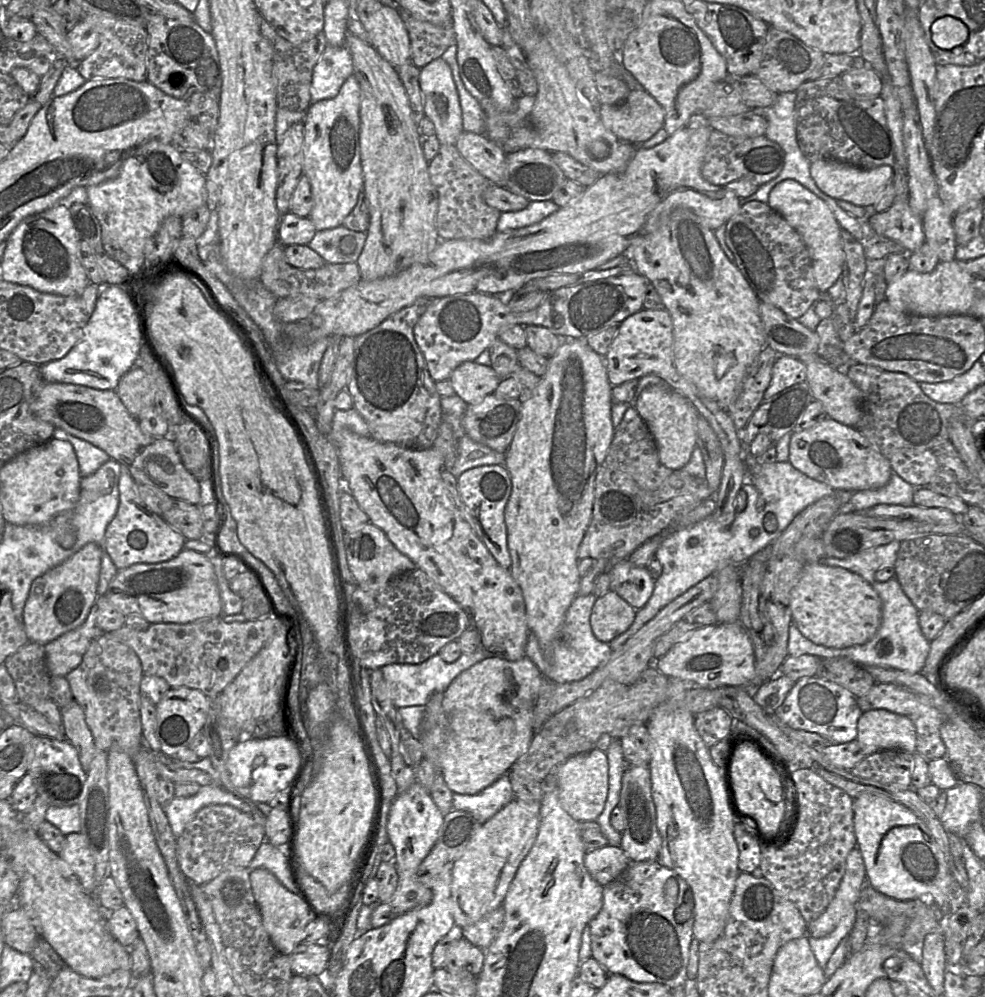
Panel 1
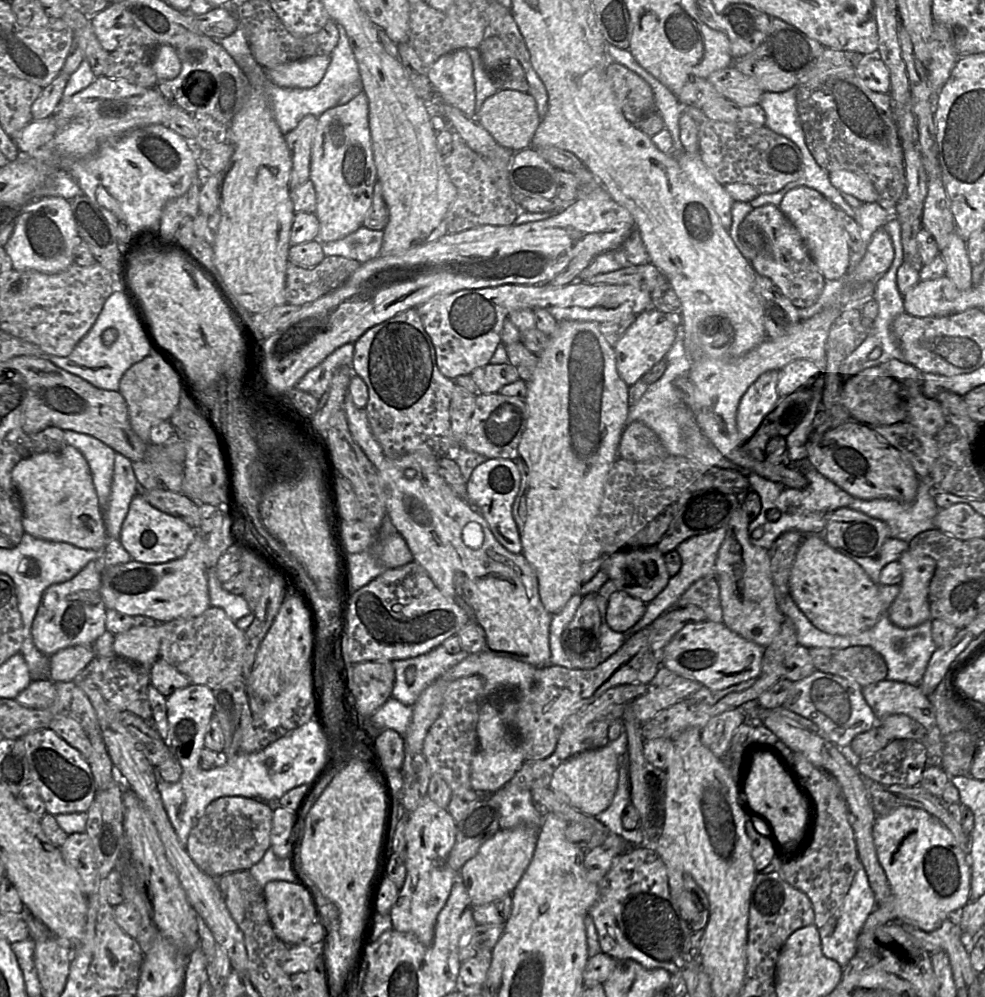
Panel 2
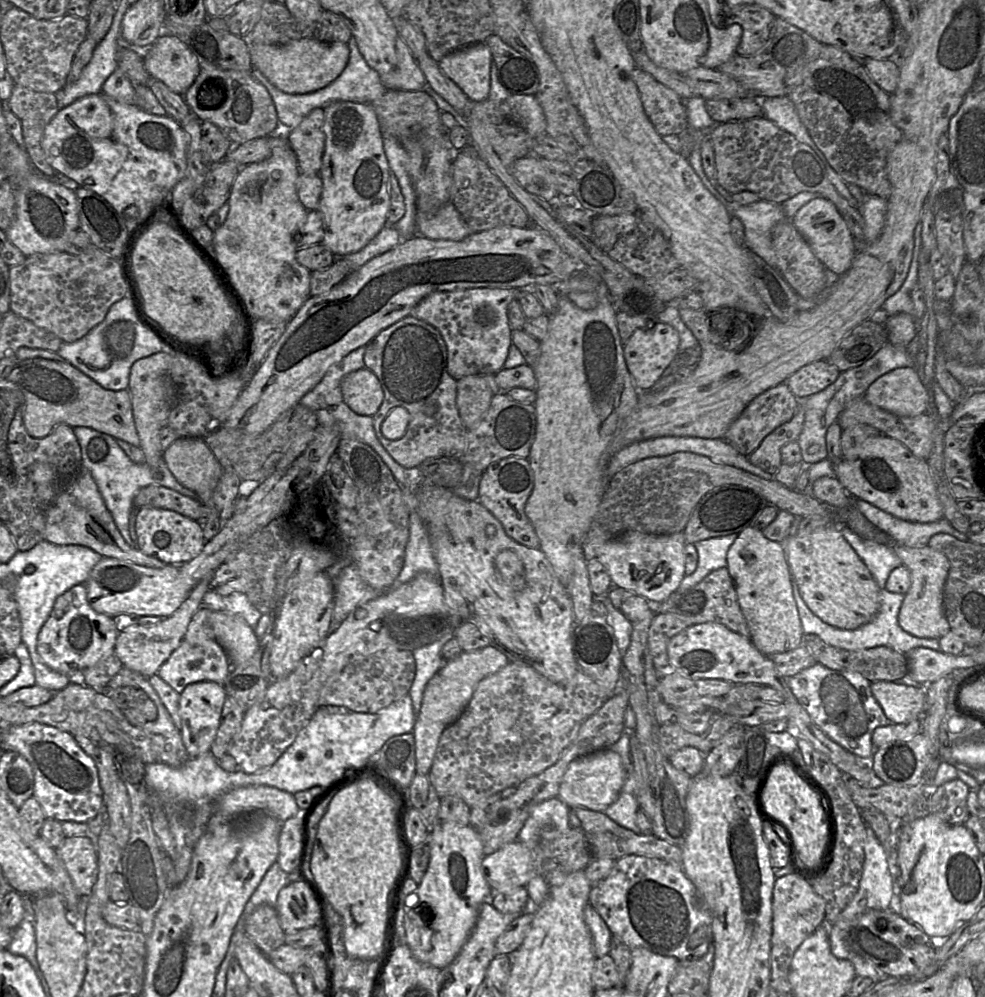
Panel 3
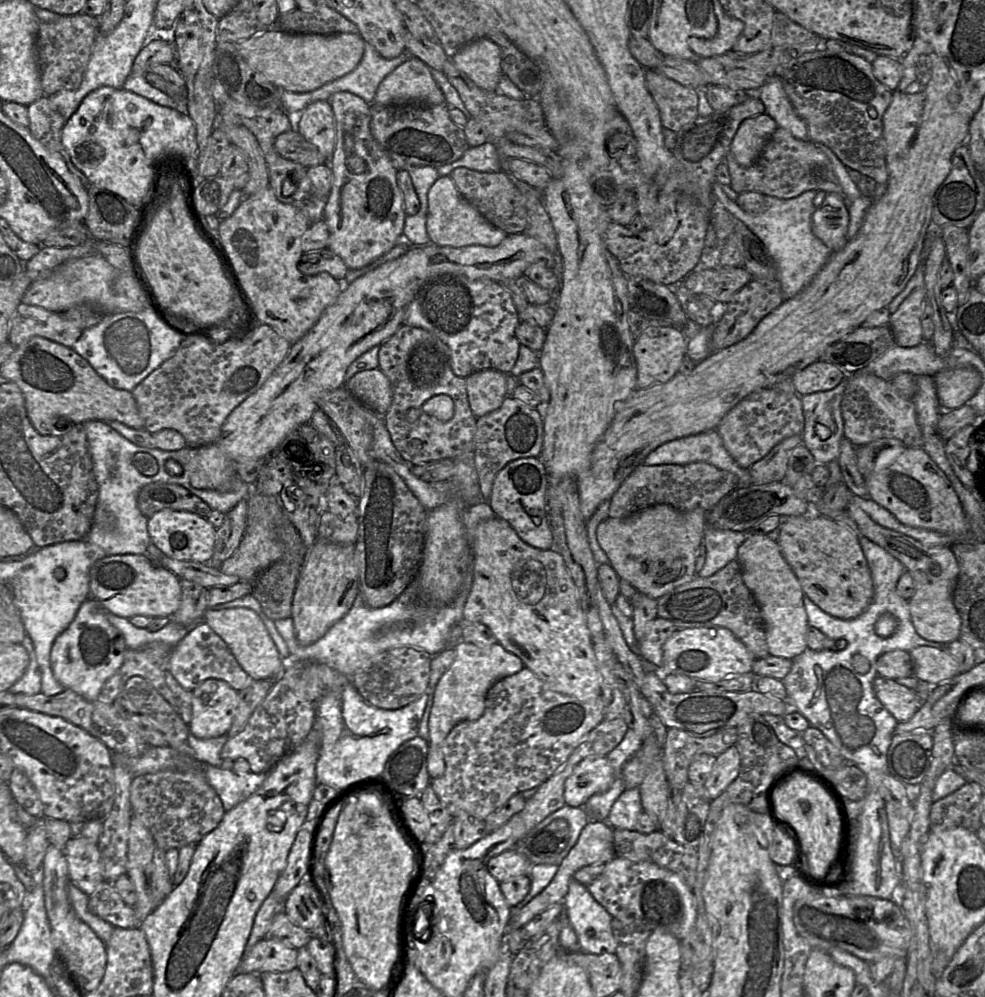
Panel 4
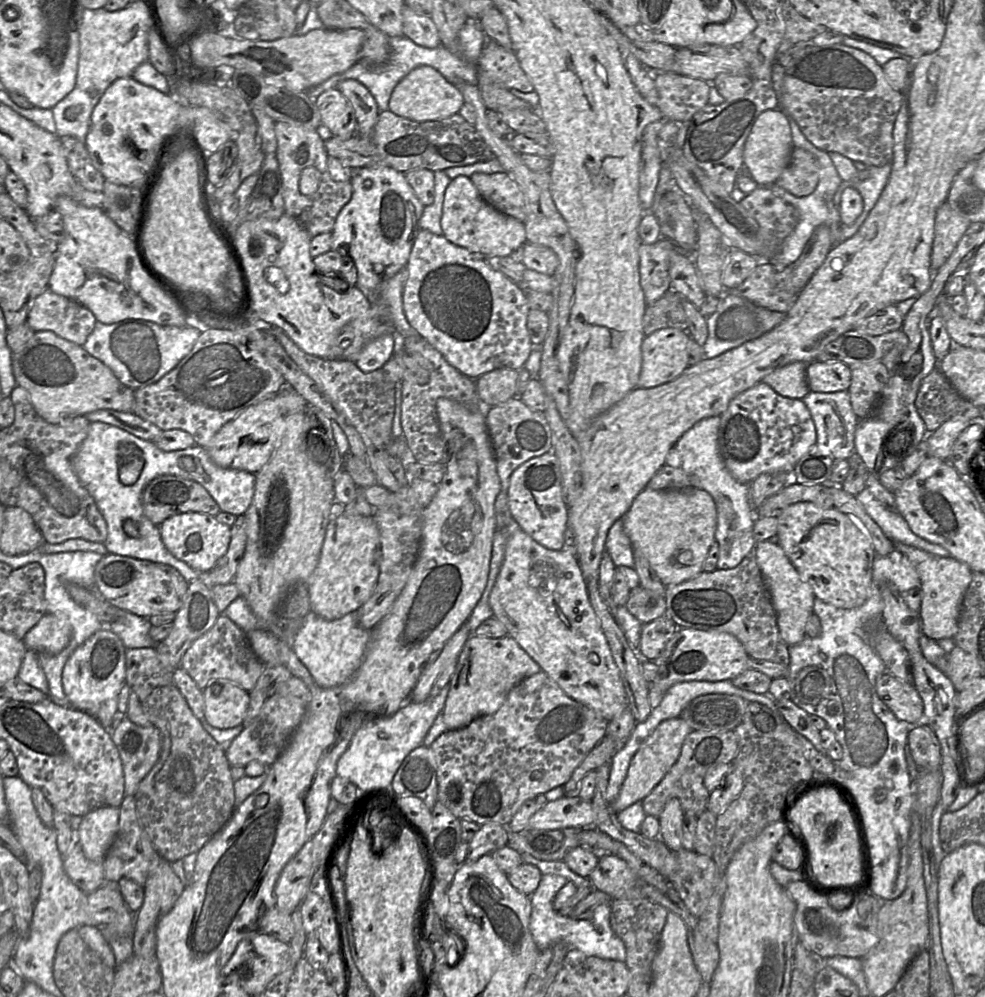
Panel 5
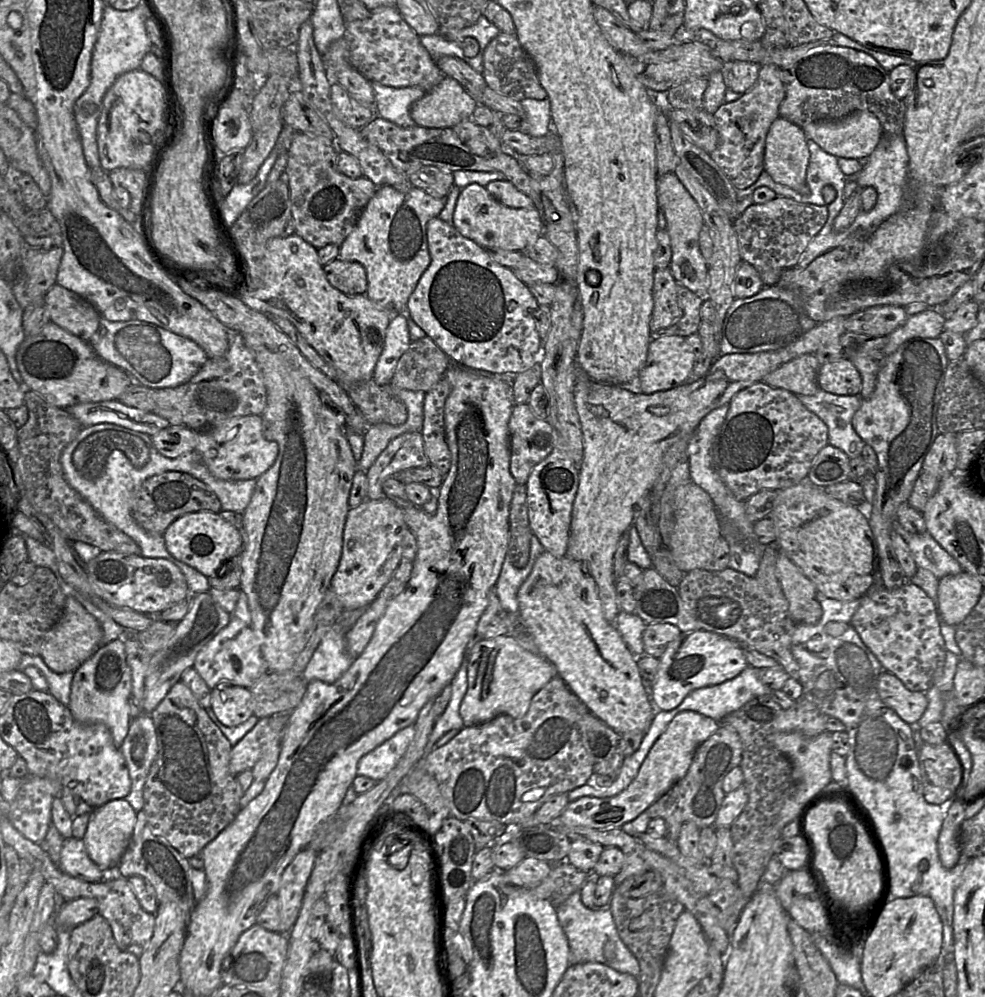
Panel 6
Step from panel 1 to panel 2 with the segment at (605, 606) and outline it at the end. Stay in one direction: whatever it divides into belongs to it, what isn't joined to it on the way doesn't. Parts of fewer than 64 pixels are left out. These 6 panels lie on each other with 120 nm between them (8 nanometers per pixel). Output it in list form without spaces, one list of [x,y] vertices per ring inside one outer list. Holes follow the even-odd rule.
[[[617,590],[608,598],[606,622],[613,631],[624,633],[644,616],[645,610],[645,602]]]

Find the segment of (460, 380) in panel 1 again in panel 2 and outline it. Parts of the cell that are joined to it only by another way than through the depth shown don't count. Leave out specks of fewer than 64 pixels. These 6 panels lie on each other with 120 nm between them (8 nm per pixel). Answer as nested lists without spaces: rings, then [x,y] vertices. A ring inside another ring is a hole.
[[[489,363],[473,370],[470,376],[481,394],[498,393],[503,386],[520,380],[517,369],[509,363]]]

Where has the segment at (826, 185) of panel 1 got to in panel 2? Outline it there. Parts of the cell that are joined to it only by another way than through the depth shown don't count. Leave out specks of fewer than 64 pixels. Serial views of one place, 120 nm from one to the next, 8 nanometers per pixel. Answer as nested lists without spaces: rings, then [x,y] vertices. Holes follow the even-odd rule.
[[[848,170],[831,171],[829,179],[841,193],[850,194],[866,203],[877,201],[878,195],[873,183],[857,173]]]

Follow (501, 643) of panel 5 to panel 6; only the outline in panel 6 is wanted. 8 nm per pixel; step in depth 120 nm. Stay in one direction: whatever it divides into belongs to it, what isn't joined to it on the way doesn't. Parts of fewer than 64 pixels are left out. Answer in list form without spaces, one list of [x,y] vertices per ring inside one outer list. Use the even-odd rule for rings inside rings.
[[[507,634],[479,640],[468,659],[468,688],[460,706],[464,727],[490,721],[499,715],[523,716],[533,696],[555,676],[555,668],[543,656],[524,649]]]

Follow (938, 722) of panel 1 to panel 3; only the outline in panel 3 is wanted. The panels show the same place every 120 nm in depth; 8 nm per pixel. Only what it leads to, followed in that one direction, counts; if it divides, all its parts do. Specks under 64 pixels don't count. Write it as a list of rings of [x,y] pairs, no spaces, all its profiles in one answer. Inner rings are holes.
[[[888,681],[871,682],[870,689],[891,723],[905,723],[923,715],[925,689]]]

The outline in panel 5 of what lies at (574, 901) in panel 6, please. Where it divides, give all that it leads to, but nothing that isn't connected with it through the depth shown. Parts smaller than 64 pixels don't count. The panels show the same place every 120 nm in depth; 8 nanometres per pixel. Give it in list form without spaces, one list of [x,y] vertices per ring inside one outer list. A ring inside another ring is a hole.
[[[542,874],[537,889],[530,895],[530,931],[539,950],[555,943],[565,943],[569,950],[576,949],[590,956],[625,962],[625,945],[610,925],[610,904],[603,903],[596,906],[591,919],[570,918],[554,909],[553,899],[567,882],[567,879],[558,875]]]

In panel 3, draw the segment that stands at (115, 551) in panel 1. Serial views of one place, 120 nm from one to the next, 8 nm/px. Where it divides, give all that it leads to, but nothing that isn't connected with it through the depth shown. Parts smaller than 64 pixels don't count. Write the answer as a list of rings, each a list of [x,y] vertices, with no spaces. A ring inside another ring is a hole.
[[[142,507],[135,508],[135,547],[142,553],[157,558],[168,565],[185,564],[198,556],[205,543],[202,526],[175,511]]]

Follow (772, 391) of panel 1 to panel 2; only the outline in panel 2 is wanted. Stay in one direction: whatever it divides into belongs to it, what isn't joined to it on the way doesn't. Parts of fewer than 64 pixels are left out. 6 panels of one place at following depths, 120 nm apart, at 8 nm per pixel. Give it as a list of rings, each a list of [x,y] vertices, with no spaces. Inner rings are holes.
[[[794,360],[779,371],[777,391],[780,397],[784,397],[799,389],[811,387],[821,373],[821,368],[811,360]]]

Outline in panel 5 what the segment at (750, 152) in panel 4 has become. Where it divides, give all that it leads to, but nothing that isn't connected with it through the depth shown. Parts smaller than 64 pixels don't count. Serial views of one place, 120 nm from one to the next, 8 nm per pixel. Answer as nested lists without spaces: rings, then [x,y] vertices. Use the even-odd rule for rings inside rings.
[[[780,109],[761,113],[755,120],[743,150],[744,166],[761,187],[774,185],[787,167],[794,148],[789,117]]]

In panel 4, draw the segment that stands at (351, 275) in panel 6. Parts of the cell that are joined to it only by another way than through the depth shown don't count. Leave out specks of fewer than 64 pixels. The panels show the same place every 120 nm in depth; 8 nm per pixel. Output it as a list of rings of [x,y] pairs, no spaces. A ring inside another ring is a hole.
[[[327,248],[303,253],[298,268],[305,275],[327,273],[339,281],[345,278],[349,270],[342,259]]]

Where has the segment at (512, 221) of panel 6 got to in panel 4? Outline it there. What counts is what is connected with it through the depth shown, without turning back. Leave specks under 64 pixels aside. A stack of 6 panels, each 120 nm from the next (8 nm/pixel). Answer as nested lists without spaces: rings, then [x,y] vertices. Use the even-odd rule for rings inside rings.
[[[440,176],[427,194],[426,231],[431,243],[440,246],[498,246],[508,235],[491,225],[480,212],[462,198],[450,176]]]

